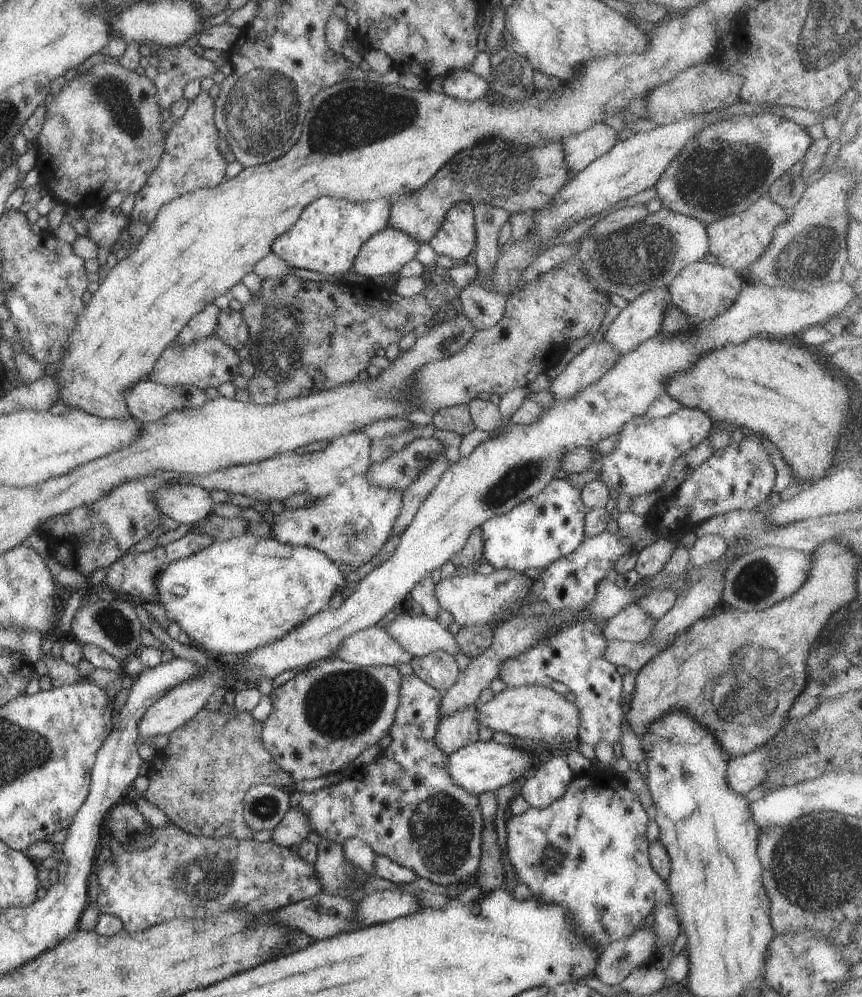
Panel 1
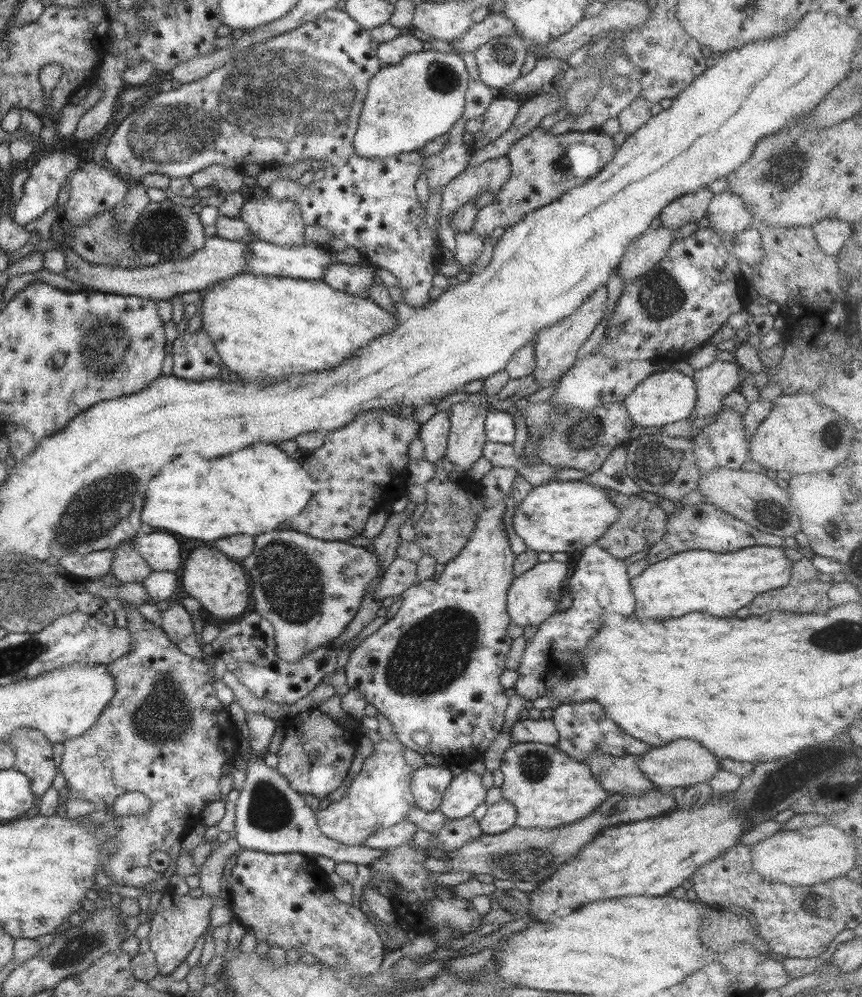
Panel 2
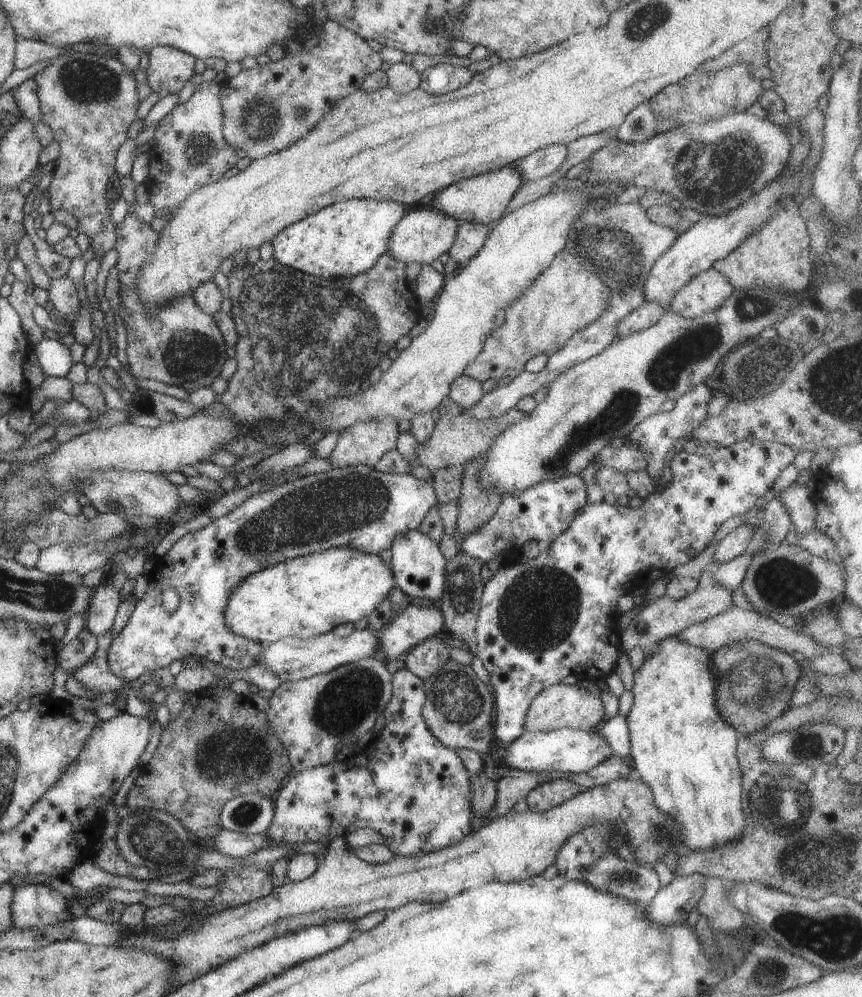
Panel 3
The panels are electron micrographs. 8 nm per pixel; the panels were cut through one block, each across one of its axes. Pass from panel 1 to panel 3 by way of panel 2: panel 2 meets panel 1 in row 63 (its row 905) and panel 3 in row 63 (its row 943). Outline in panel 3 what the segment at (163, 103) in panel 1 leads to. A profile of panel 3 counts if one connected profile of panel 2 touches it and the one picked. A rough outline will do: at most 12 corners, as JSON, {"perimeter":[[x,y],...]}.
{"perimeter":[[158,45],[147,49],[147,83],[159,97],[179,93],[196,57]]}

